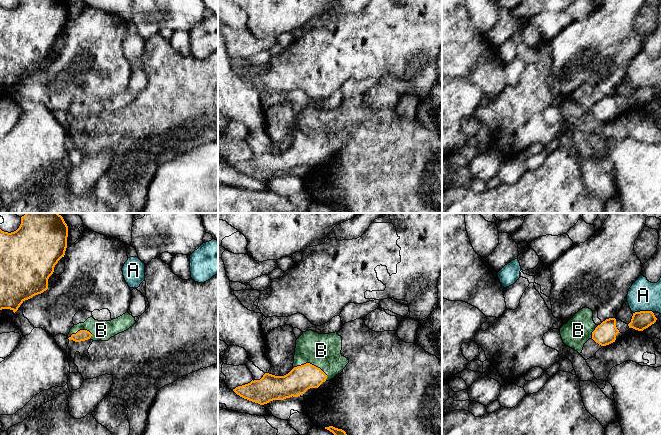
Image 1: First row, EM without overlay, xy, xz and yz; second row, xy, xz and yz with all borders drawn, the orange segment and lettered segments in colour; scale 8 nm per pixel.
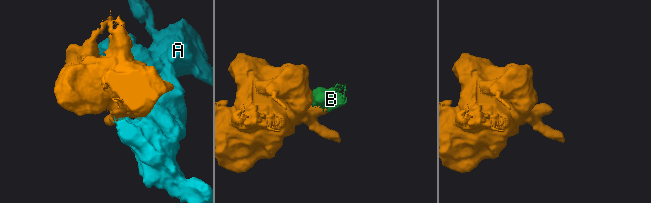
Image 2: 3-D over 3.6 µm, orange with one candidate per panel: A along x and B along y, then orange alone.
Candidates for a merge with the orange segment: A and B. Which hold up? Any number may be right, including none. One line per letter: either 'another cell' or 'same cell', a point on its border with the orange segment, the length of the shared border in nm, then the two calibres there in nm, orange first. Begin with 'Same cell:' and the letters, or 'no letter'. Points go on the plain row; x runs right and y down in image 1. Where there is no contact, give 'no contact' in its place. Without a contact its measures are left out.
Same cell: B
A: another cell | yz (642, 87) | 160 nm | 150/240 nm
B: same cell | xz (311, 140) | 300 nm | 200/280 nm

